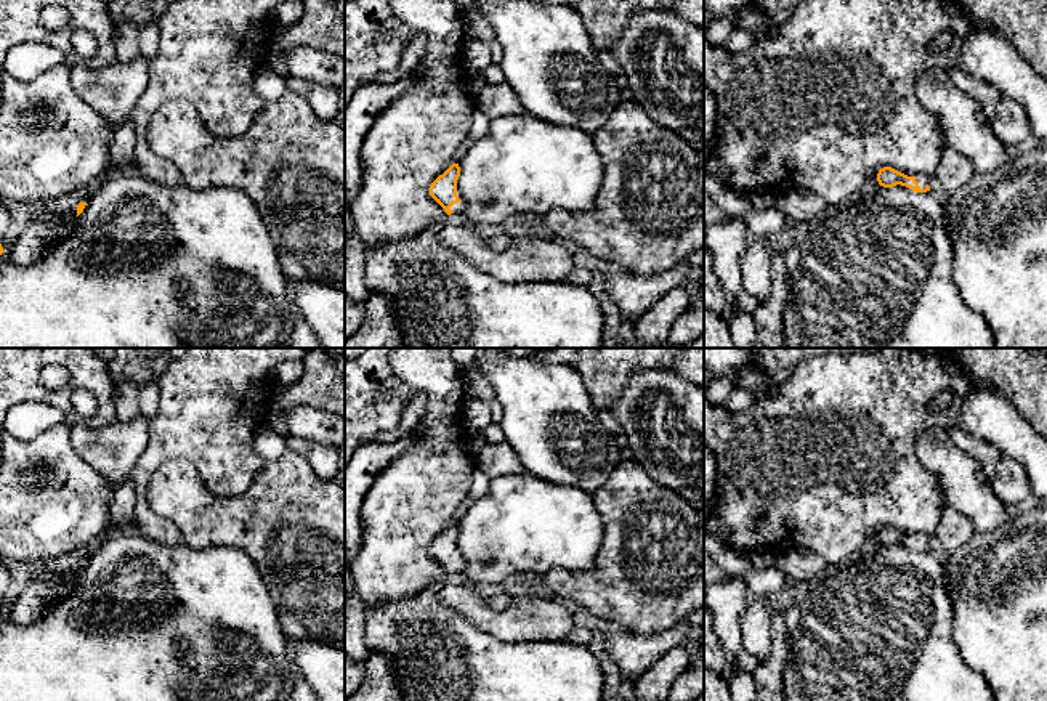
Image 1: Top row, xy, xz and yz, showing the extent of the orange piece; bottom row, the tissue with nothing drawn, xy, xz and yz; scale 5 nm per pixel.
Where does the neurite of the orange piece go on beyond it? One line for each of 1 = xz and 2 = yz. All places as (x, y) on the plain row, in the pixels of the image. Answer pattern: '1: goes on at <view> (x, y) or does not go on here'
1: goes on at xz (459, 567)
2: goes on at yz (922, 539)

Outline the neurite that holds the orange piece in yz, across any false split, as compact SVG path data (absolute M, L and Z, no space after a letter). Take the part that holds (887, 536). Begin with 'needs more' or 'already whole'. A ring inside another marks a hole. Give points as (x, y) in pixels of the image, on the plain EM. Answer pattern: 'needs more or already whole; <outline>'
needs more; M891 526L880 528L877 533L877 541L883 547L893 547L896 544L901 544L916 552L930 550L928 537L925 534L908 536Z

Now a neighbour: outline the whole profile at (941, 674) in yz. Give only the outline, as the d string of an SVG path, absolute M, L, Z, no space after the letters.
M880 545L859 561L831 569L786 611L789 651L782 672L784 701L996 701L983 672L970 667L954 640L954 608L944 558L906 545Z

